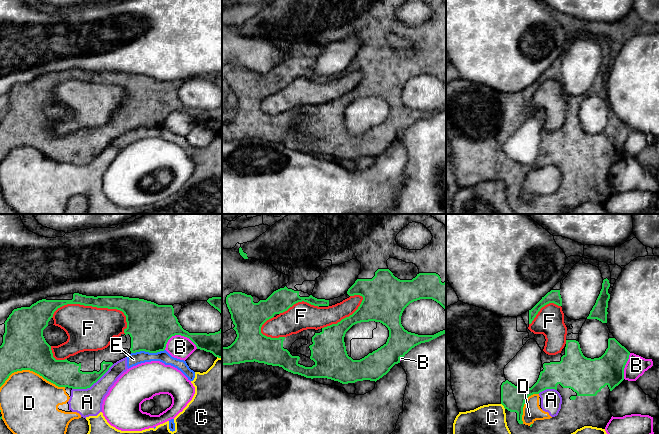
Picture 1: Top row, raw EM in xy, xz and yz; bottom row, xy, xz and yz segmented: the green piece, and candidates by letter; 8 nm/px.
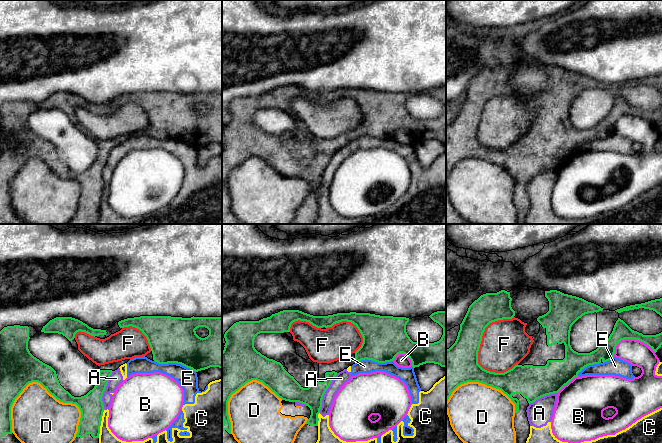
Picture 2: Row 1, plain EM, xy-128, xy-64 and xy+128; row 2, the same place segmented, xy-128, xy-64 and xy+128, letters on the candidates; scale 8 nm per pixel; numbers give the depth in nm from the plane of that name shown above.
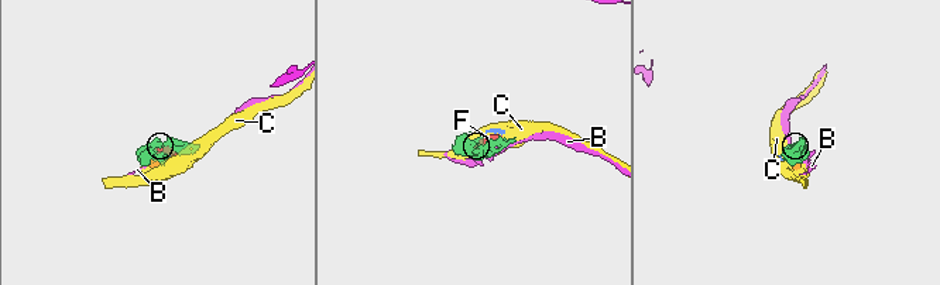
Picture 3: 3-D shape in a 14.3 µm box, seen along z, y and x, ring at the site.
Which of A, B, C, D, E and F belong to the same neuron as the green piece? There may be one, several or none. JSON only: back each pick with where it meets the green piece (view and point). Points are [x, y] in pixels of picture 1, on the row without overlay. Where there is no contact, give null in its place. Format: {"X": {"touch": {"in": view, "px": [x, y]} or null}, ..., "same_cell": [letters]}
{"same_cell": []}

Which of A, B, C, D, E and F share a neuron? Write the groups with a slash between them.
A C D E F / B

